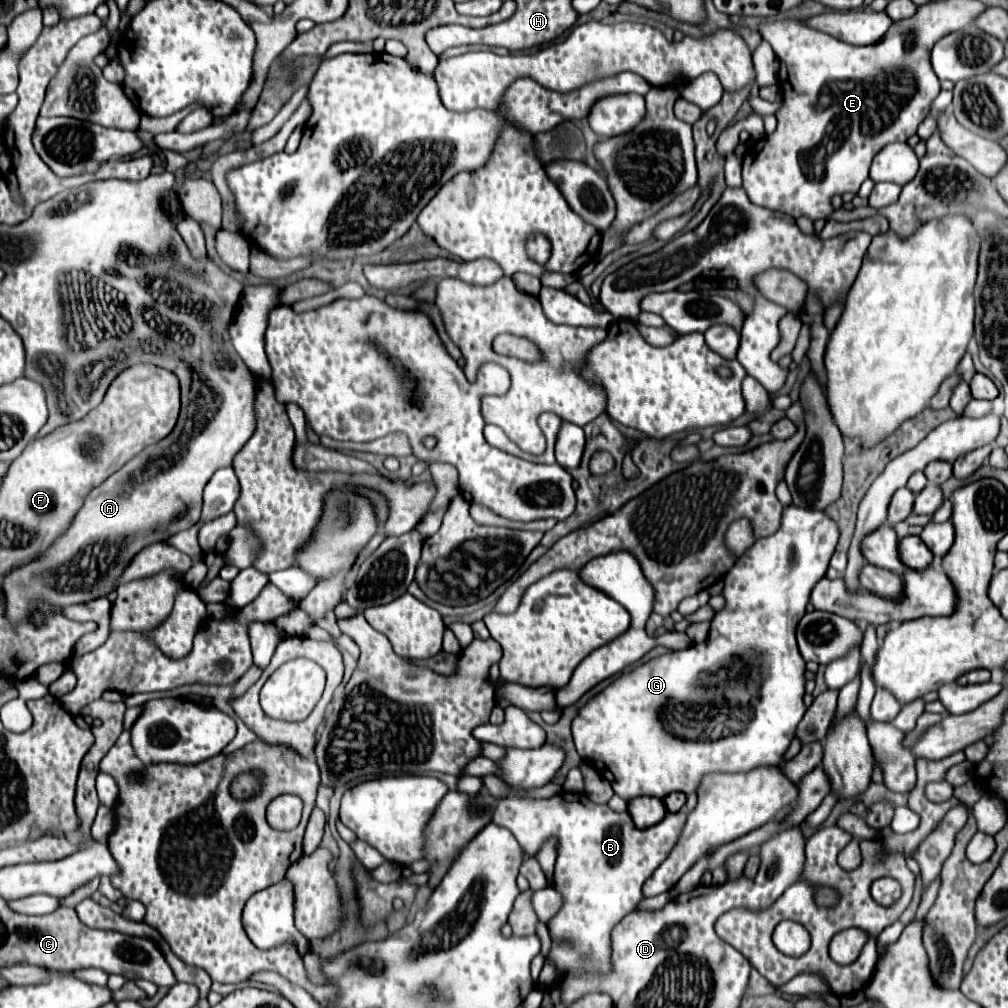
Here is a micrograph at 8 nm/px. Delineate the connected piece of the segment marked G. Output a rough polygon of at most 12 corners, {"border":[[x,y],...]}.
{"border":[[824,510],[724,576],[706,642],[572,720],[624,800],[782,764],[796,626],[840,536]]}

